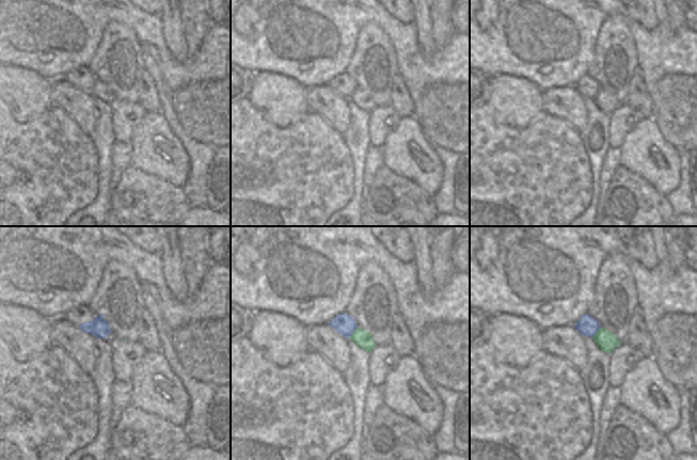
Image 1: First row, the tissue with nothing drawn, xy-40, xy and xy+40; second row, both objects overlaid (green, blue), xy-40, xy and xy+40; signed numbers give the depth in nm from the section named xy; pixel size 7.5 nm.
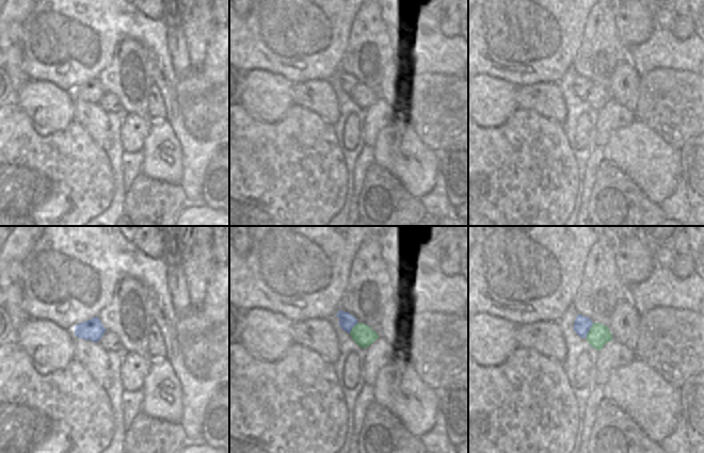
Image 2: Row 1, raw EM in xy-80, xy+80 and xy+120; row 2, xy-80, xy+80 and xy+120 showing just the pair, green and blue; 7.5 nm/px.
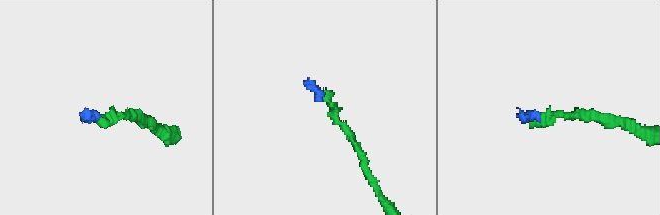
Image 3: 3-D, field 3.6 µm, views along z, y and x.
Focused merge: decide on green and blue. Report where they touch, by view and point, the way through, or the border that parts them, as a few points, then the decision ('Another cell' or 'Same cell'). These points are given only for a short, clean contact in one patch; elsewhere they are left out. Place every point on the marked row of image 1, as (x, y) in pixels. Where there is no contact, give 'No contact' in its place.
Touches green at xy (353, 332). Path across: xy (362, 337), (353, 332), (344, 323). Same cell

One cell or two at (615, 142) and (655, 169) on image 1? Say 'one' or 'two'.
two

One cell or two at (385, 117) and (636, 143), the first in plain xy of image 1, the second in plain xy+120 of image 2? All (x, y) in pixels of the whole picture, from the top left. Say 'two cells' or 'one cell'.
two cells

